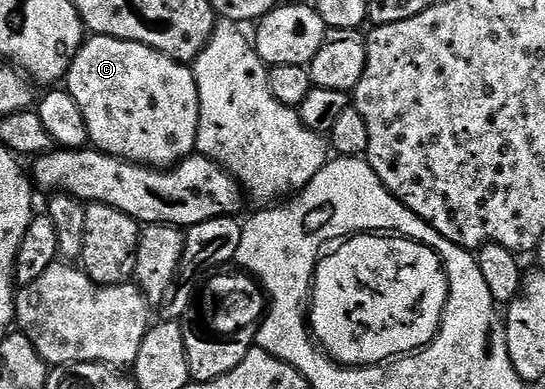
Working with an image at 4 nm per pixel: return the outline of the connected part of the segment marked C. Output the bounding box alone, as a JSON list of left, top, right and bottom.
[65,34,199,168]

